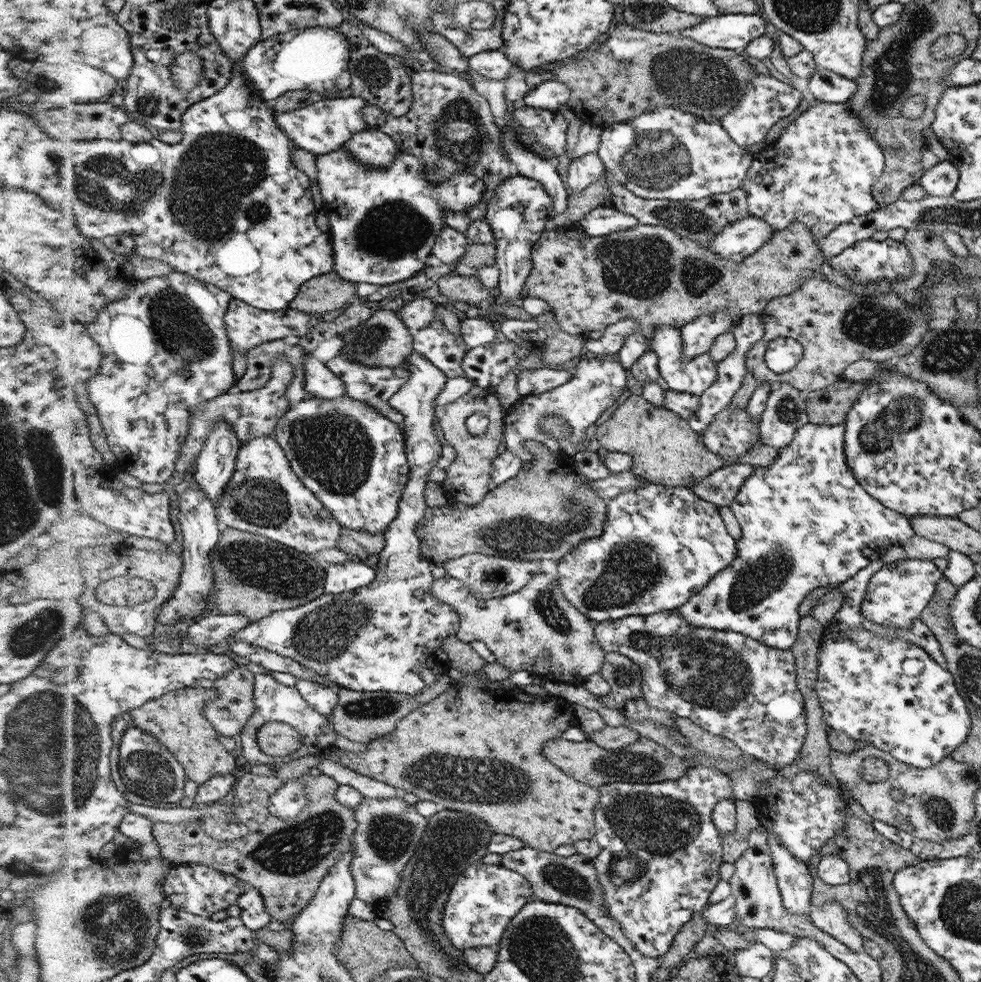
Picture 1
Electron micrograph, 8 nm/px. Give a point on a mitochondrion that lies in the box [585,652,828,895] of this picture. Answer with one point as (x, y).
(627, 764)

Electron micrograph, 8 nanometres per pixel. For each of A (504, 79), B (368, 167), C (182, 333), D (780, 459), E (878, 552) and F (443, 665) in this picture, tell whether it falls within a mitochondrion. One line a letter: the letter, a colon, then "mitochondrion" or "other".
A: other
B: other
C: mitochondrion
D: other
E: other
F: other

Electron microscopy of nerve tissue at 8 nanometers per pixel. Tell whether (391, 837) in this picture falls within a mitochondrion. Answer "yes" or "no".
yes

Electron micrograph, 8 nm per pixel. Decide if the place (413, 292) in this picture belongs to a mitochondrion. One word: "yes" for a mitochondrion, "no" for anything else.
no

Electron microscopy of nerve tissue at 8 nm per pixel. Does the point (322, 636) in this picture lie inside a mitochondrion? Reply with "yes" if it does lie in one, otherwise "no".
yes

